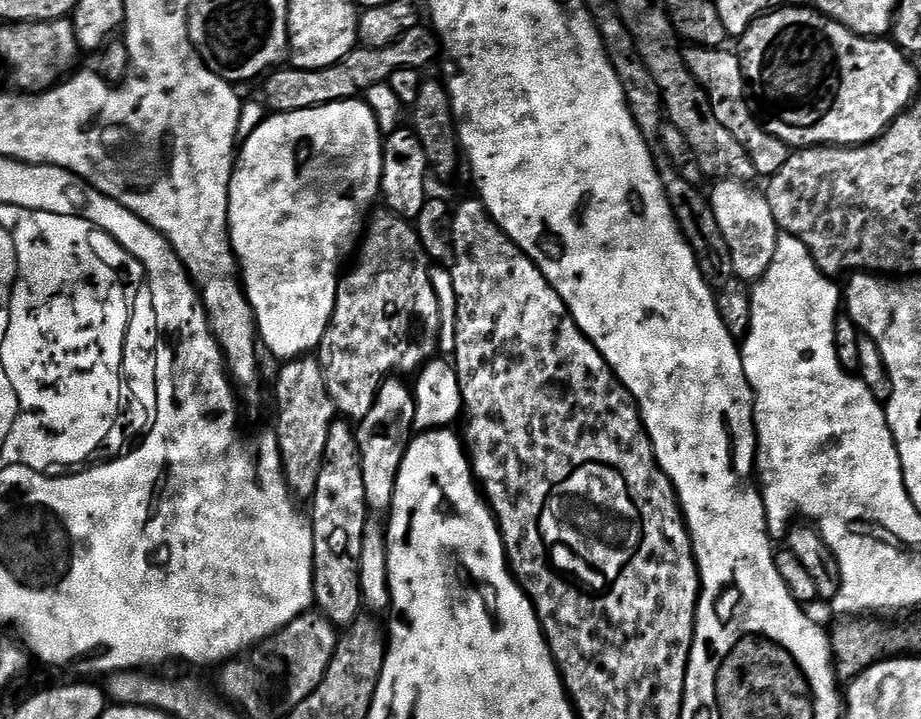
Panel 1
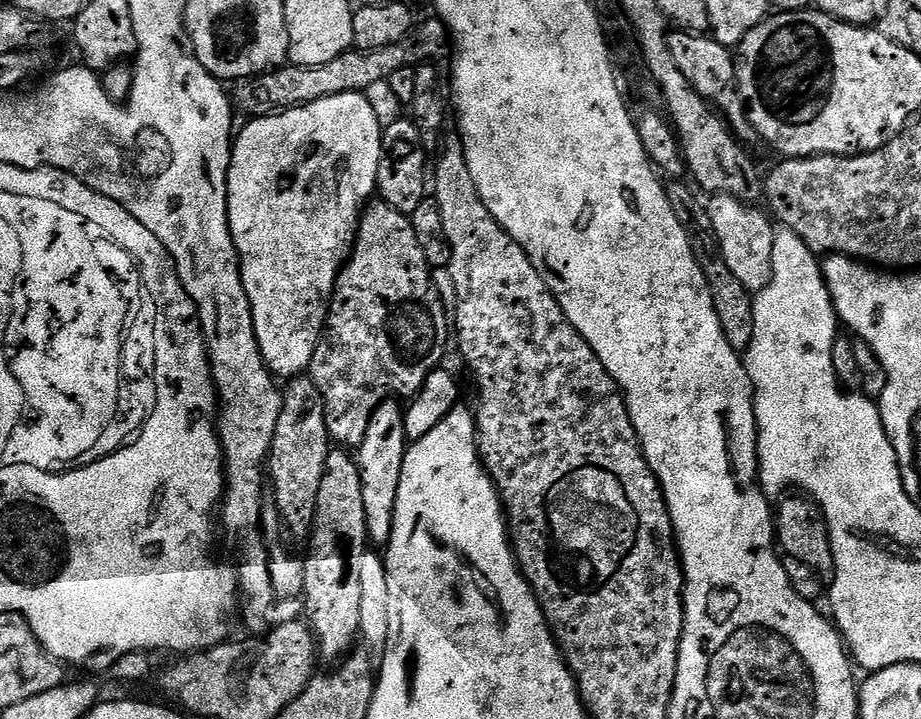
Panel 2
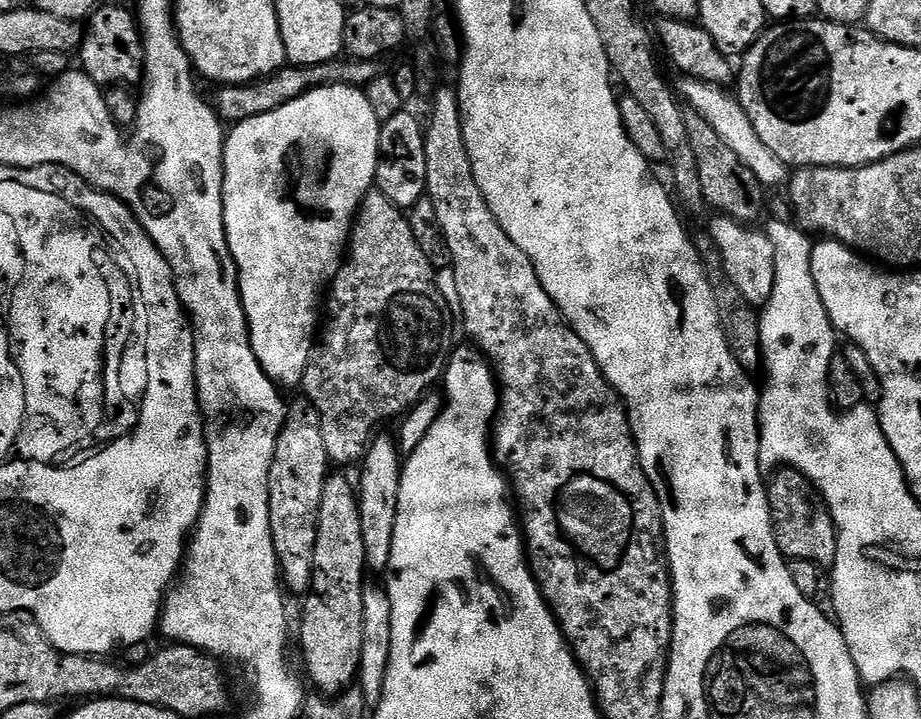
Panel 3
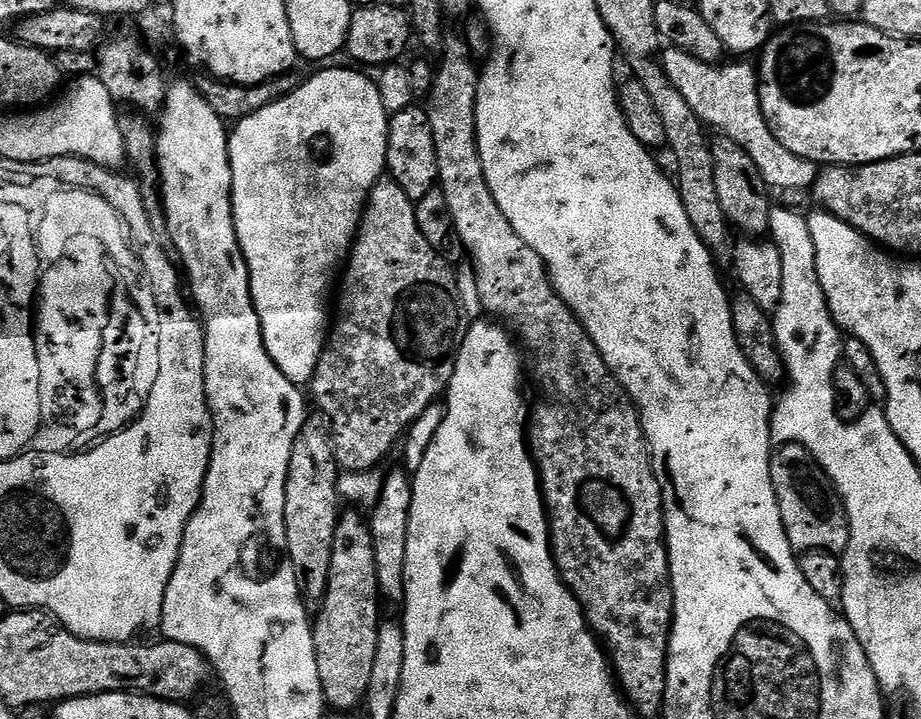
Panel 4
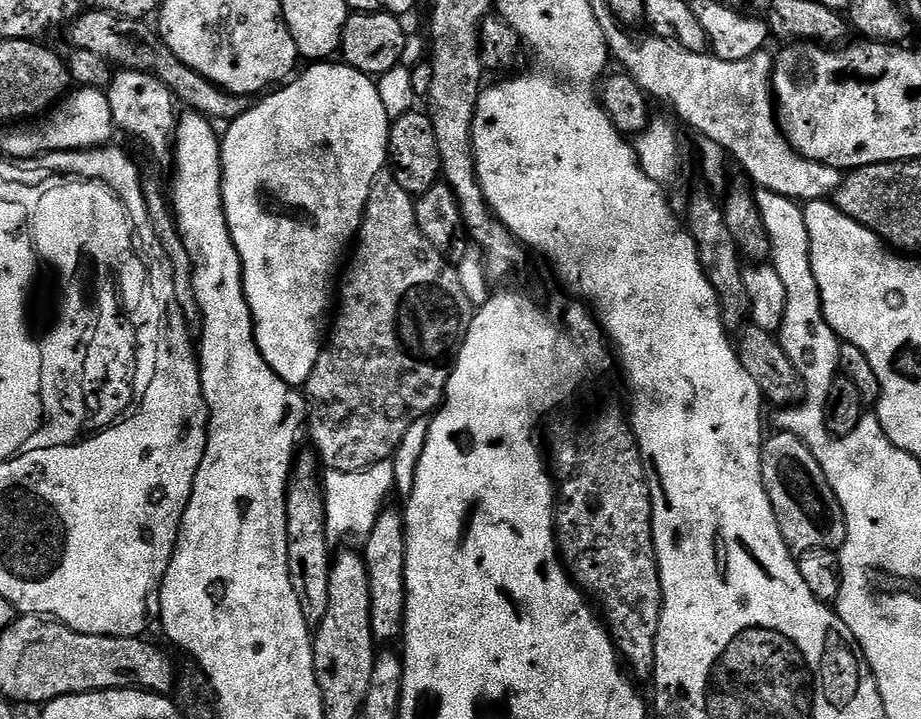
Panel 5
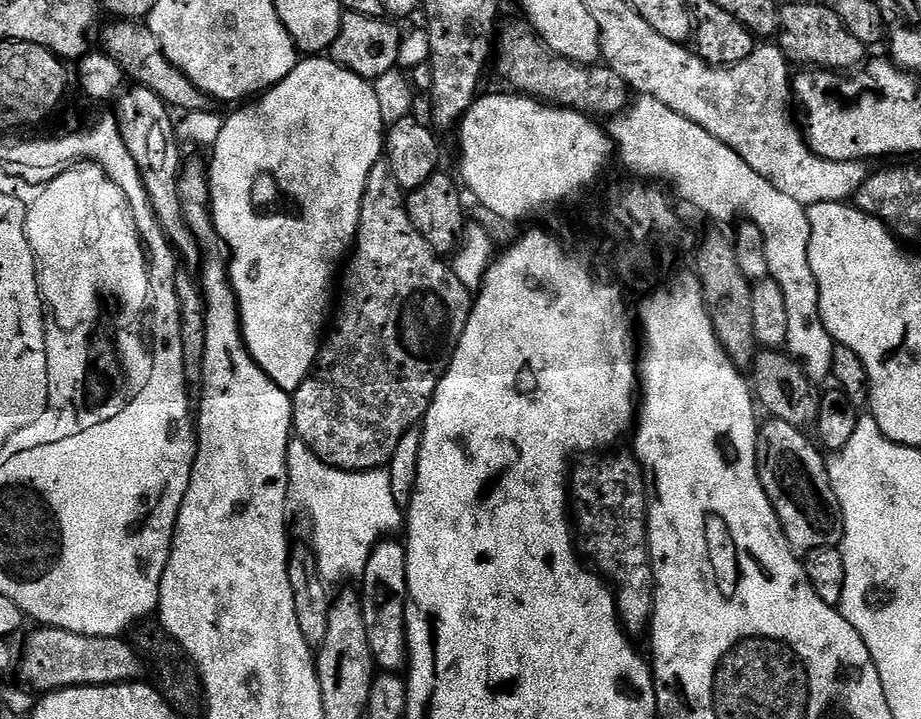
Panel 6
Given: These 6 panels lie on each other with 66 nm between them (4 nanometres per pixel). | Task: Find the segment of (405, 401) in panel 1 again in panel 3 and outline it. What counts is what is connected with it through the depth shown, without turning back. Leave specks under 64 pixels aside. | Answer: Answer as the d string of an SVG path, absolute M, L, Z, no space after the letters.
M377 435L373 439L371 447L364 454L362 467L364 469L360 472L360 484L358 480L358 499L363 522L362 538L366 542L366 554L368 555L368 568L372 570L374 568L387 569L392 563L400 483L404 473L402 453L397 441L393 437L391 440L388 436Z

